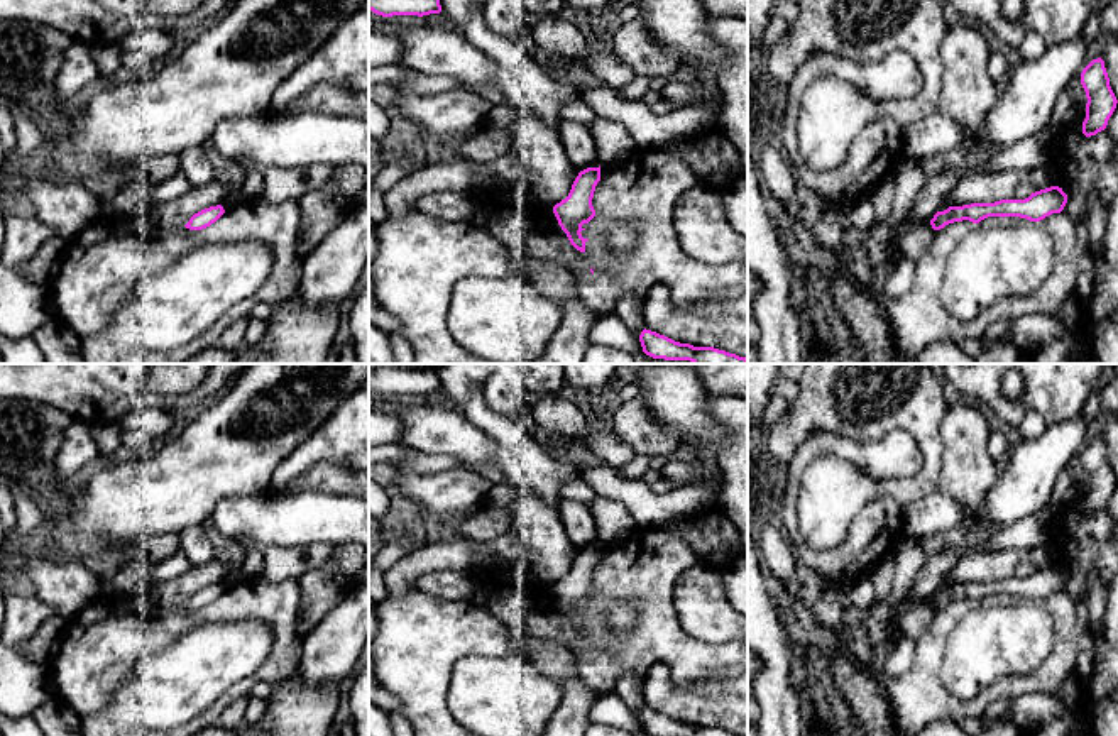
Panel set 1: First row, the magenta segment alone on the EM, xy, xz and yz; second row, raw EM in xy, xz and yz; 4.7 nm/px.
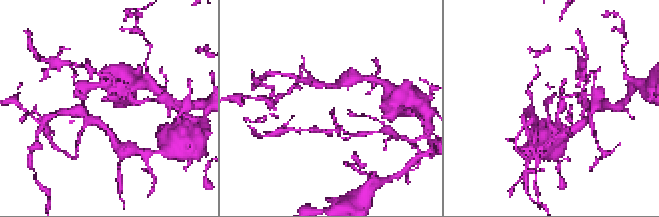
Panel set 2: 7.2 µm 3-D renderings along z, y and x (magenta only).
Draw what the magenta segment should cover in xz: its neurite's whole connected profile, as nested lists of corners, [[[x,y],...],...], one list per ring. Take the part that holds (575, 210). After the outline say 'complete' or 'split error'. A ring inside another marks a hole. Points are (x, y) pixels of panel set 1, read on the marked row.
[[[600,166],[580,171],[568,196],[553,206],[558,225],[567,233],[570,244],[580,252],[585,252],[585,242],[589,240],[580,233],[585,230],[582,225],[595,217],[592,198],[599,181]]]; complete

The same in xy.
[[[222,205],[205,208],[195,213],[184,227],[189,230],[203,230],[215,223],[223,213],[225,210]]]; complete

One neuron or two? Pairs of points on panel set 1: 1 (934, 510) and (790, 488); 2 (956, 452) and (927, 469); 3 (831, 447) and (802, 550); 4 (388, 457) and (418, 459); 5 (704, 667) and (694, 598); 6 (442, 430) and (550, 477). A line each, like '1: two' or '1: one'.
1: two
2: two
3: one
4: one
5: two
6: two

